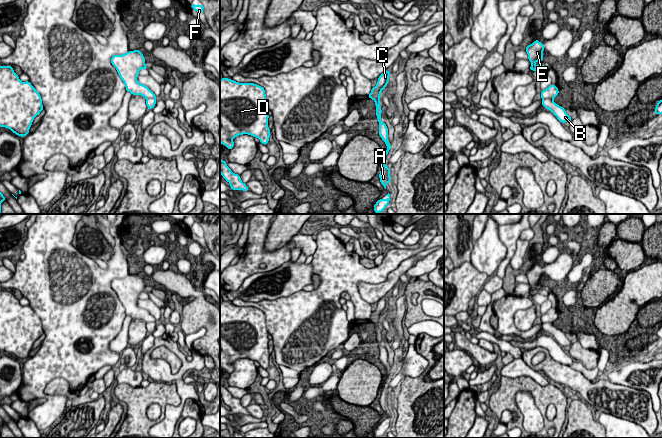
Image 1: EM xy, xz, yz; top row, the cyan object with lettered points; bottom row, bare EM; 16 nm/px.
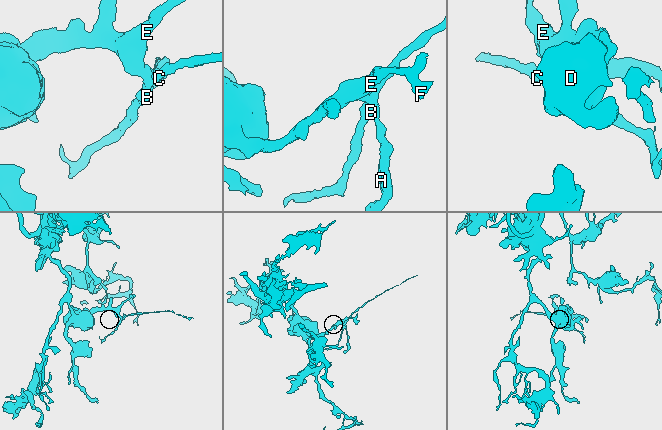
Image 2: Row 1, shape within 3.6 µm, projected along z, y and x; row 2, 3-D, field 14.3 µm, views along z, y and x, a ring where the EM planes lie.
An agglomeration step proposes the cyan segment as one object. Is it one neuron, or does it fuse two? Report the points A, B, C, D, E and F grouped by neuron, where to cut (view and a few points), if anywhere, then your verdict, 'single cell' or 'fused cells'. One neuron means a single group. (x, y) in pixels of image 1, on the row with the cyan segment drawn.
groups A D E F / B C; cut xz (372, 88), (374, 94), (380, 94); fused cells

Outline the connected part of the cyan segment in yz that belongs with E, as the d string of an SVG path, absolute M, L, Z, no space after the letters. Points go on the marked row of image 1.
M535 40L532 44L528 45L525 49L528 54L528 60L531 62L530 70L536 71L541 70L544 71L547 69L545 65L535 65L534 63L537 61L544 61L543 59L543 51L544 45L540 43L539 40Z

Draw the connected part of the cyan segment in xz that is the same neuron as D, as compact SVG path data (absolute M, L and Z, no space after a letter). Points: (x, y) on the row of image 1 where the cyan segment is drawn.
M223 77L220 80L220 143L231 150L235 137L248 134L267 145L268 110L263 87Z

